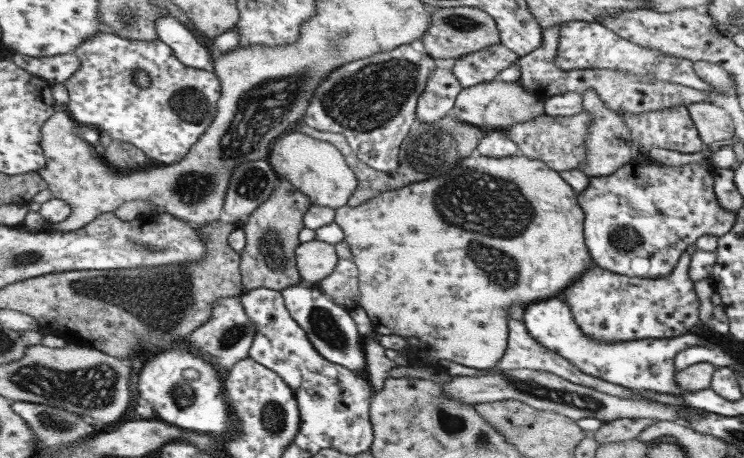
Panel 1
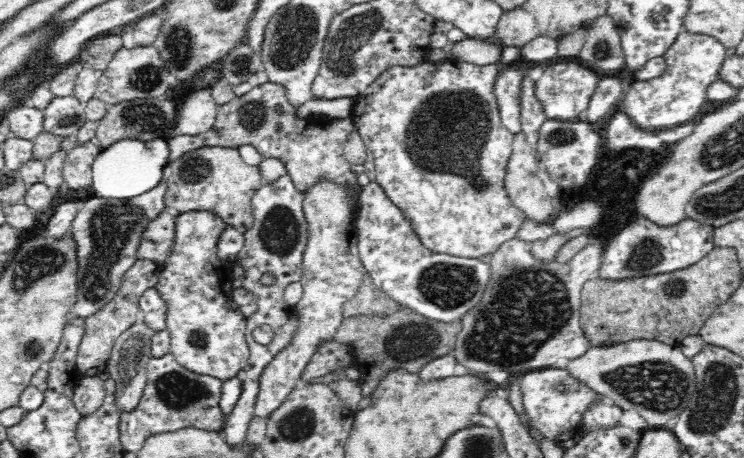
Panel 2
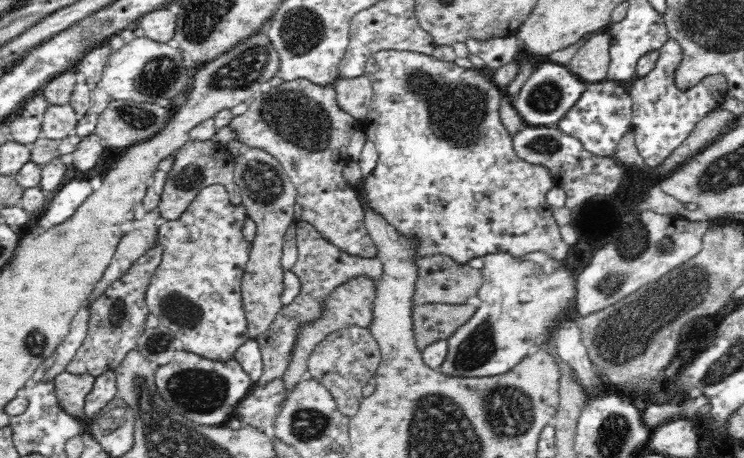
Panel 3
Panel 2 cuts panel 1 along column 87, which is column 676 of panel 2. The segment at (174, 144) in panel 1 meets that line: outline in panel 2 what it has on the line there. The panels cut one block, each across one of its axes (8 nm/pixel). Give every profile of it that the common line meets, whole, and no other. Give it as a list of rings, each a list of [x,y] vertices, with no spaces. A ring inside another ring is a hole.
[[[682,26],[677,41],[662,56],[667,72],[649,81],[634,80],[620,102],[622,111],[640,128],[650,131],[685,126],[700,114],[702,106],[708,102],[706,88],[710,82],[716,81],[726,52],[724,44],[714,35],[696,34]]]

